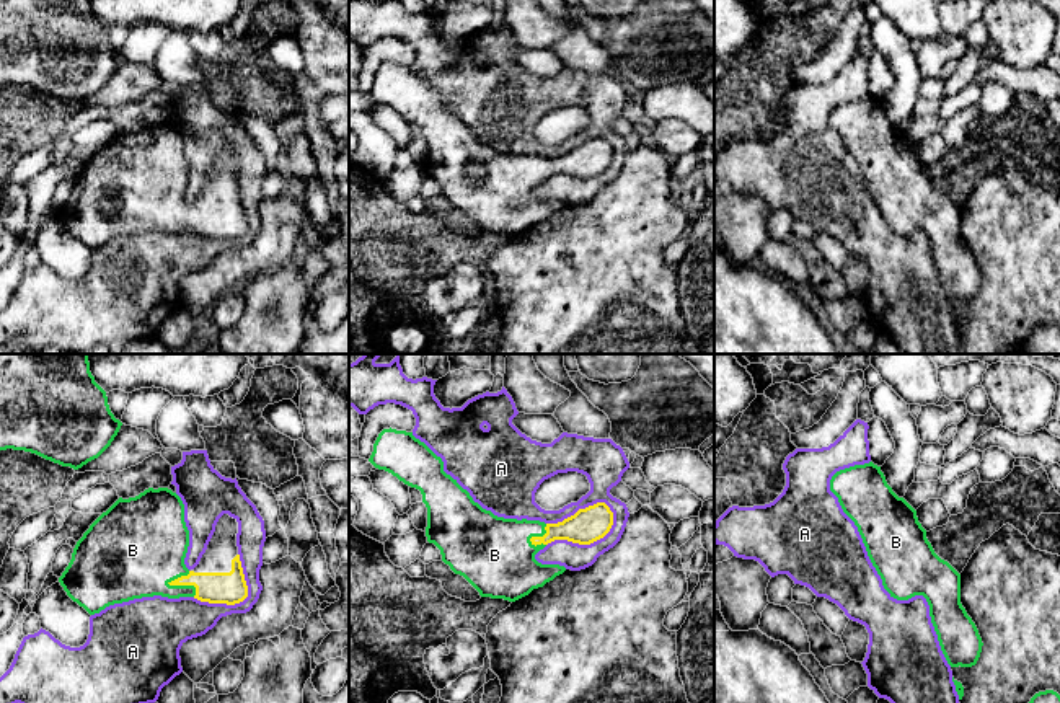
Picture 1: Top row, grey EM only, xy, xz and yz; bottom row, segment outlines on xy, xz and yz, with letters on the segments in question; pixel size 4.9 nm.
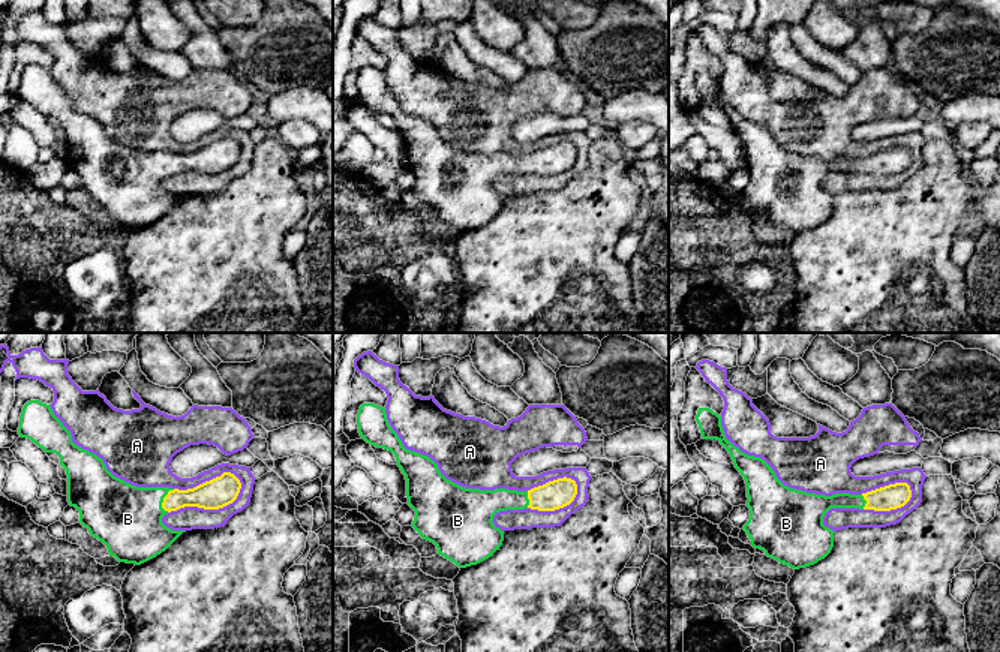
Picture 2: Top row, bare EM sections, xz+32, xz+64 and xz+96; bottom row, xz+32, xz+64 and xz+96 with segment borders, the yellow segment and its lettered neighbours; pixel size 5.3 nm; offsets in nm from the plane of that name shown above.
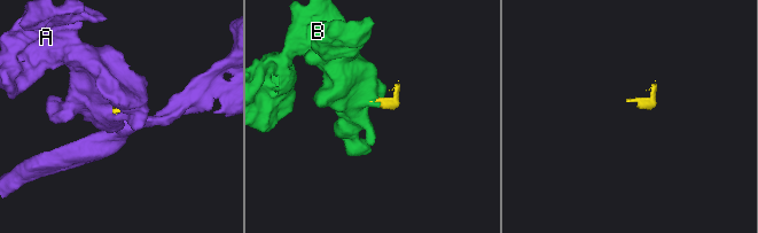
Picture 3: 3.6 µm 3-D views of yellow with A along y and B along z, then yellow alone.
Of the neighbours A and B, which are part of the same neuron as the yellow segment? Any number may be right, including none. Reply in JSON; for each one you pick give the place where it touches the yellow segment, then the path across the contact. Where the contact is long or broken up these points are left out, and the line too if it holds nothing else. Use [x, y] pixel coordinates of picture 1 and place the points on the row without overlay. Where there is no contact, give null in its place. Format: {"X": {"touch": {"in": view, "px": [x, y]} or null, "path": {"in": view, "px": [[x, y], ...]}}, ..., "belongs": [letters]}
{"B": {"touch": {"in": "xy", "px": [185, 219]}, "path": {"in": "xy", "px": [[230, 222], [185, 219], [172, 219], [145, 186]]}}, "belongs": ["B"]}

